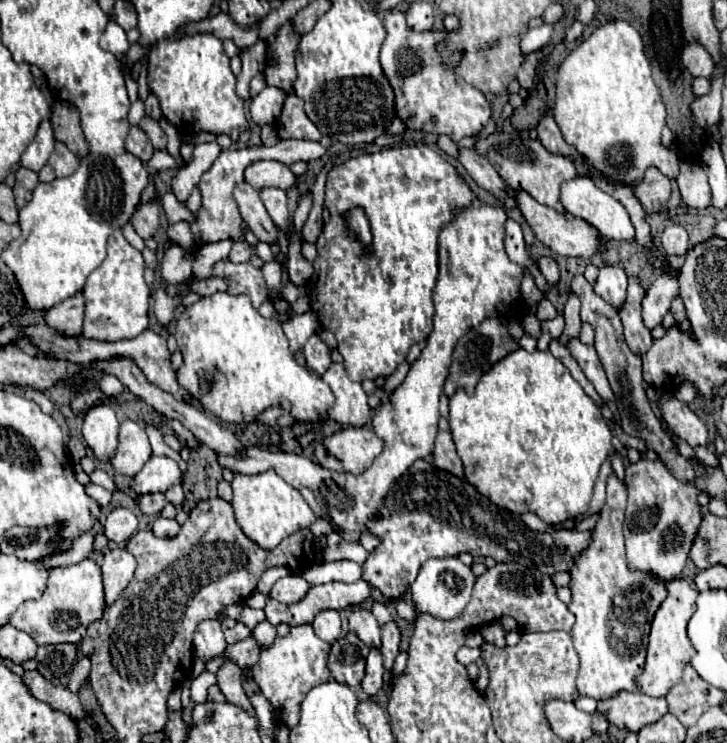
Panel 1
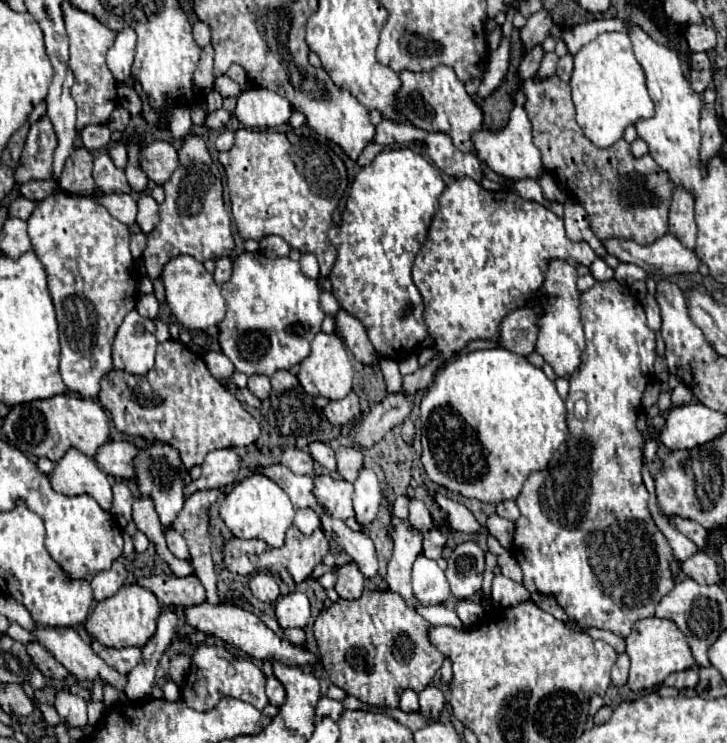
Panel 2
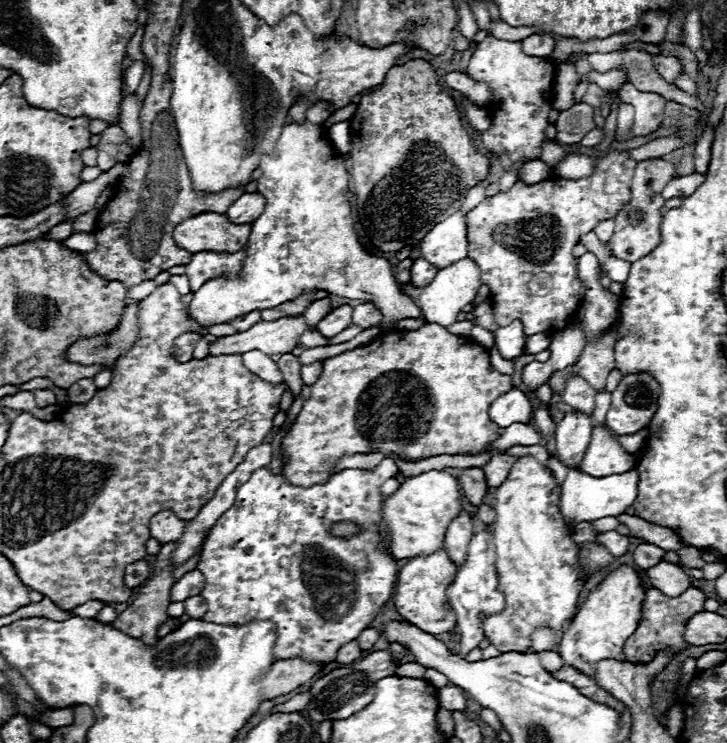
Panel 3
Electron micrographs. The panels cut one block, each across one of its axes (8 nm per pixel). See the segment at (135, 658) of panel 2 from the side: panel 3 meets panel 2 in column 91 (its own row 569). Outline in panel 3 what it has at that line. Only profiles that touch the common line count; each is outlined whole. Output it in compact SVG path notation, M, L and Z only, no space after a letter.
M640 544L636 550L634 550L634 562L638 568L646 570L650 566L654 566L656 562L660 562L664 558L664 550L654 546L654 544Z

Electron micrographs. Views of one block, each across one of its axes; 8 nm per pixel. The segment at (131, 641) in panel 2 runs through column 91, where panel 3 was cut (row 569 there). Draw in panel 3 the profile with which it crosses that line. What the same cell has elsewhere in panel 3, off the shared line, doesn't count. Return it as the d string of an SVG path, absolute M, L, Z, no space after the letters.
M618 566L608 572L606 578L588 594L586 602L576 612L576 618L566 628L558 654L562 660L586 676L594 676L594 662L612 658L616 662L628 662L624 654L624 642L636 630L640 622L640 608L644 600L644 586L638 572L630 566Z

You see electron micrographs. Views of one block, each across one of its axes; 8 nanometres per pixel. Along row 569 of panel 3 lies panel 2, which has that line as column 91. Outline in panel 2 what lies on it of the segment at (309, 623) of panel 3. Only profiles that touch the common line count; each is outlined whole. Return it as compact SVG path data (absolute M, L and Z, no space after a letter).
M52 192L28 218L32 250L48 276L60 328L60 374L70 392L96 398L100 378L112 370L112 342L126 314L136 306L138 276L130 256L130 230L98 200Z

